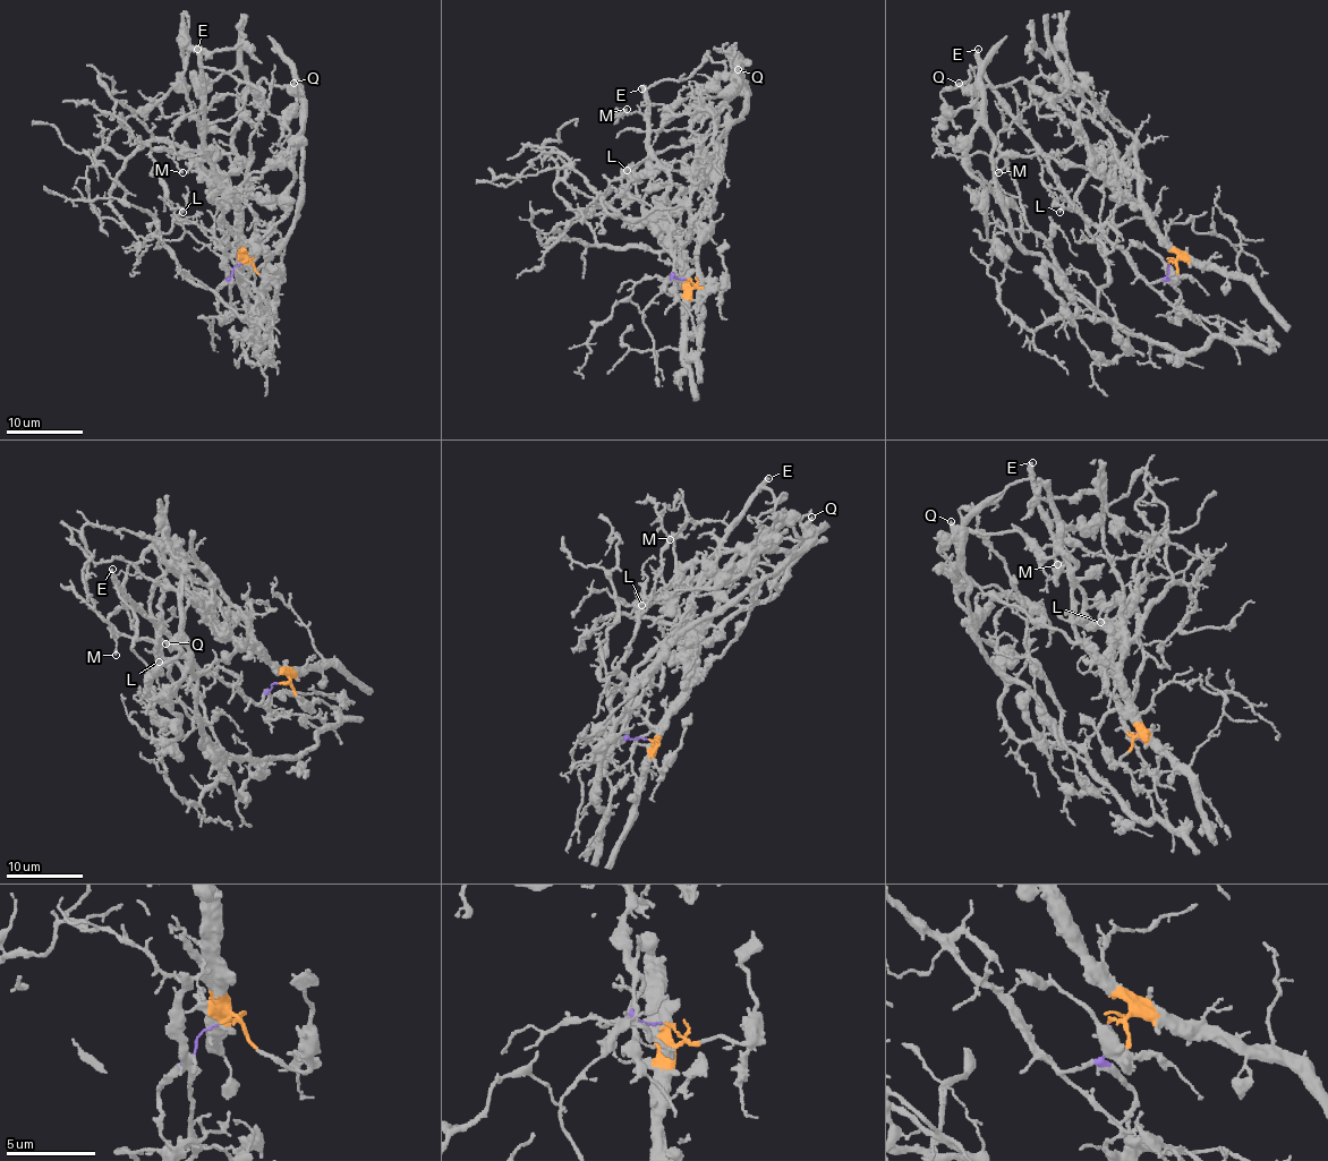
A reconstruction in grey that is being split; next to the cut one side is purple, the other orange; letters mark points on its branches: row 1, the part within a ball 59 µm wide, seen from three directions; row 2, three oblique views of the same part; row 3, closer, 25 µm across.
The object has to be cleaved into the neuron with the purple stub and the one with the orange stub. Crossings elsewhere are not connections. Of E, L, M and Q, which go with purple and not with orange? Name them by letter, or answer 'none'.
E, M

